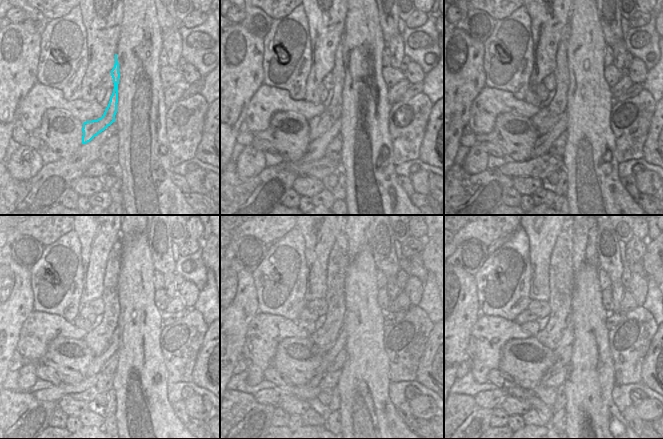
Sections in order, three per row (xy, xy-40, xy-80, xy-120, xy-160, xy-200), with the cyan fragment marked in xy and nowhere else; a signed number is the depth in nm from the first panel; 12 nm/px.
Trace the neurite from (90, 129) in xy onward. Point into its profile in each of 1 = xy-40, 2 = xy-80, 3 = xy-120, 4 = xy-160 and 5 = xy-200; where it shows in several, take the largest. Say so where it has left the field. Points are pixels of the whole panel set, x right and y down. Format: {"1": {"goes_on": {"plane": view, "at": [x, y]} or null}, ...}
{"1": {"goes_on": {"plane": "xy-40", "at": [320, 124]}}, "2": {"goes_on": {"plane": "xy-80", "at": [547, 117]}}, "3": {"goes_on": {"plane": "xy-120", "at": [98, 340]}}, "4": {"goes_on": {"plane": "xy-160", "at": [324, 338]}}, "5": {"goes_on": {"plane": "xy-200", "at": [561, 272]}}}

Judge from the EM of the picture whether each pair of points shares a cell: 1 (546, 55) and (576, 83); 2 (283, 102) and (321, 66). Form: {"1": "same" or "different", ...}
{"1": "different", "2": "different"}

